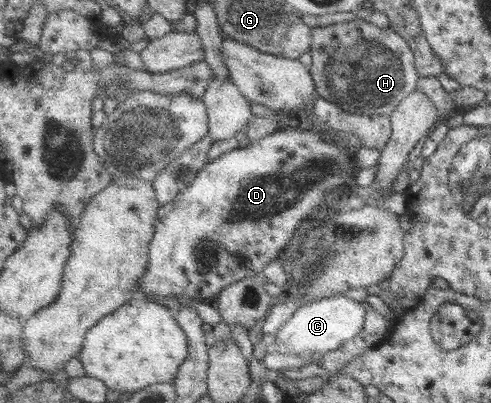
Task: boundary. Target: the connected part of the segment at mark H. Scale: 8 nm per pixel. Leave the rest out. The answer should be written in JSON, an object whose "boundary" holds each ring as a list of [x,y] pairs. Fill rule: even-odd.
{"boundary":[[[356,19],[354,22],[321,25],[315,29],[314,38],[315,43],[310,51],[313,57],[311,73],[315,78],[317,94],[346,111],[362,116],[388,116],[399,108],[403,100],[416,92],[421,77],[415,50],[395,29],[377,28],[366,20]]]}

